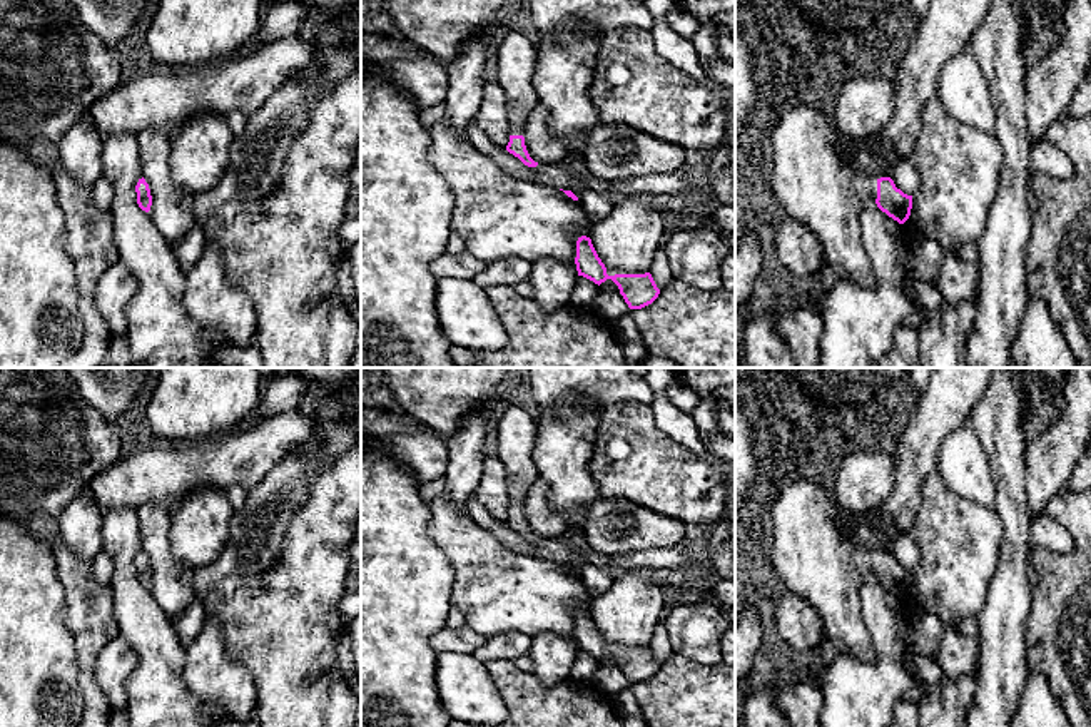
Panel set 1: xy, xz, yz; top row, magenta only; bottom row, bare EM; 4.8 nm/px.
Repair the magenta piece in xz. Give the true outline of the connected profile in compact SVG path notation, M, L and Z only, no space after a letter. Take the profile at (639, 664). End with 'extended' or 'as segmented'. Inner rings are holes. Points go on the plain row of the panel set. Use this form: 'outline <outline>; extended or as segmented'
outline M581 610L576 615L575 638L578 650L593 655L598 660L606 653L611 653L618 660L620 669L630 684L642 684L652 679L660 669L660 663L650 647L608 650L605 638L591 618L591 613L586 610Z; as segmented

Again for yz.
outline M762 388L759 393L767 418L765 435L770 440L765 461L772 465L770 475L779 486L777 498L769 503L774 525L770 550L774 565L787 588L805 598L819 612L824 620L825 638L837 655L850 655L864 663L872 663L875 653L860 617L859 585L867 578L875 578L889 592L904 598L911 590L912 570L897 563L891 552L872 555L847 540L842 506L834 491L812 471L809 448L800 428L785 416L782 398L769 396Z; extended

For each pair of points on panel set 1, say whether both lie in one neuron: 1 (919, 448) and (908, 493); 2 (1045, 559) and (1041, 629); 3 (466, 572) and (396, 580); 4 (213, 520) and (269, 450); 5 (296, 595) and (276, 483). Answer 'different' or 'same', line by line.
1: same
2: same
3: different
4: different
5: different

